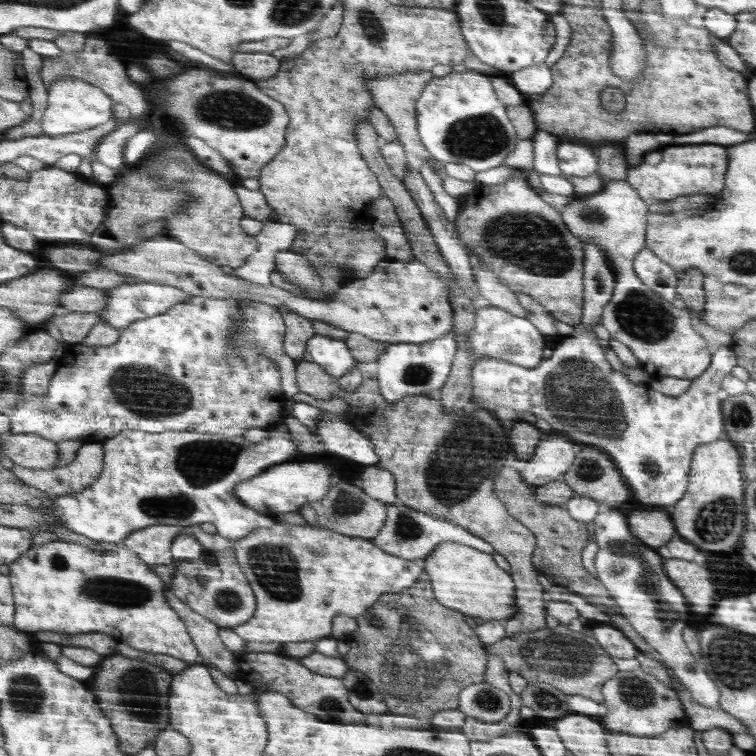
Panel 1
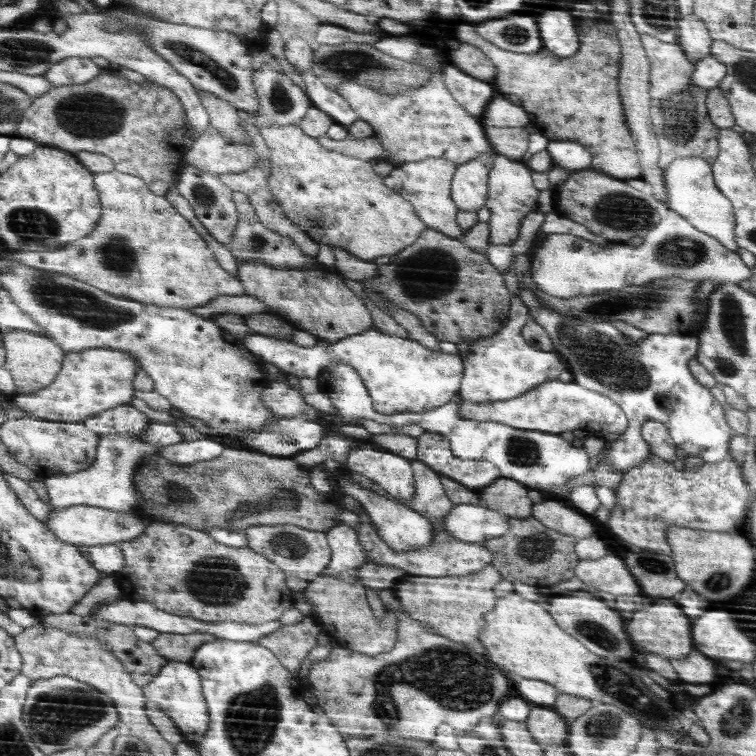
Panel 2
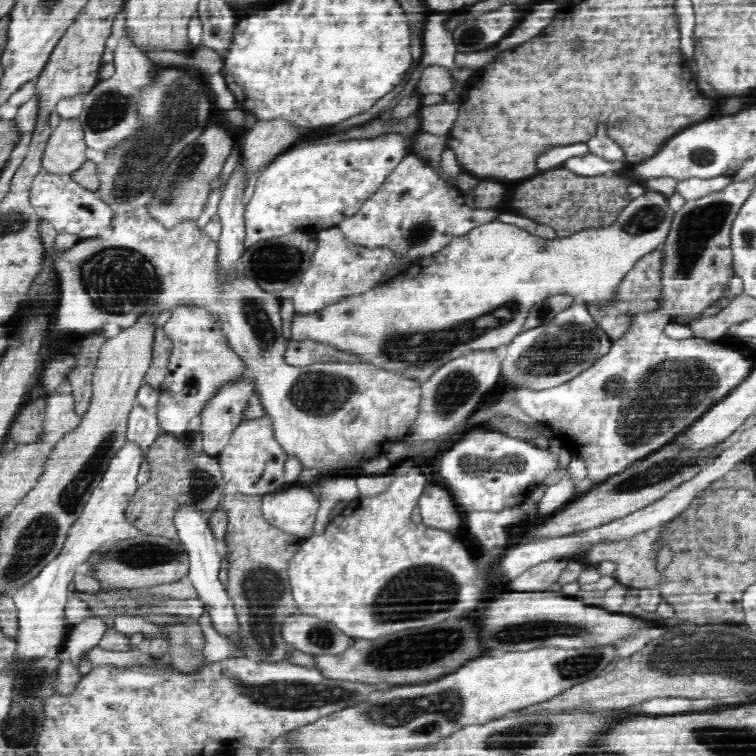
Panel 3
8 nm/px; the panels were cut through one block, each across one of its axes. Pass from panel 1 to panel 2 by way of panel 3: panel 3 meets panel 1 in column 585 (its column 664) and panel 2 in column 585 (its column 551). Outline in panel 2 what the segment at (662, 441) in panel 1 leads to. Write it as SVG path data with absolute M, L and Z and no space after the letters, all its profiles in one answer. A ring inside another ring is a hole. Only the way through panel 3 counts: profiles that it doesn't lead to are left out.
M553 380L510 400L488 402L488 404L472 404L464 400L460 403L458 416L476 422L506 424L519 430L554 435L580 429L586 431L588 435L594 433L605 439L620 436L629 427L629 419L617 401L600 392L594 392L584 385L576 384L573 380L570 382Z

